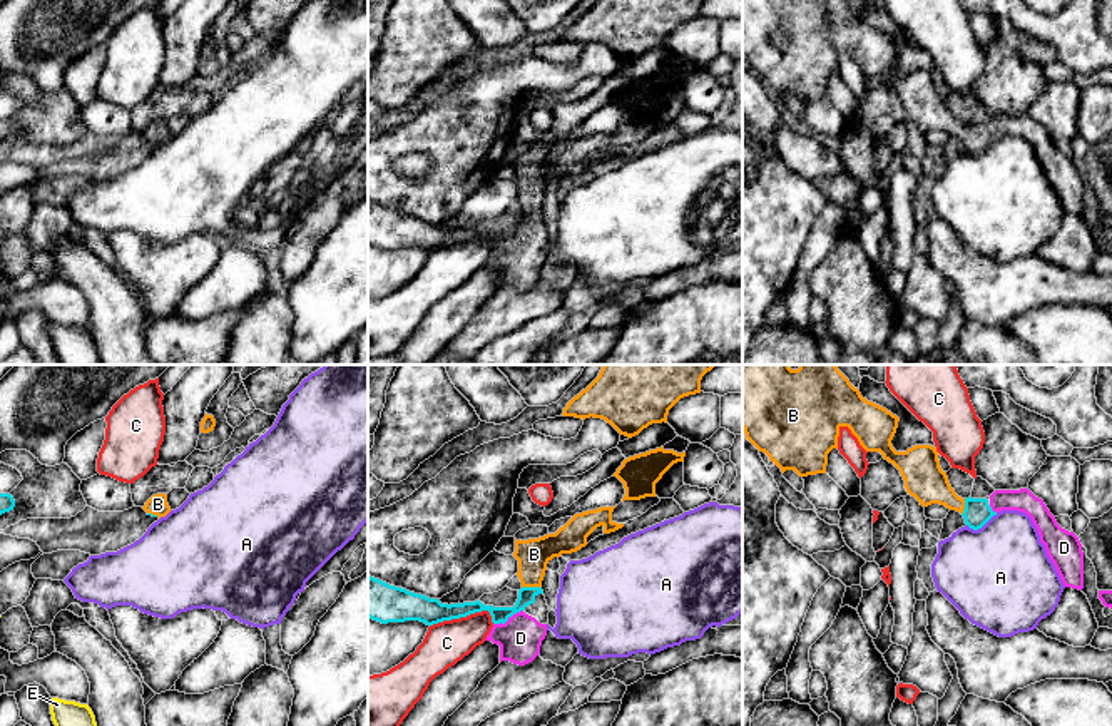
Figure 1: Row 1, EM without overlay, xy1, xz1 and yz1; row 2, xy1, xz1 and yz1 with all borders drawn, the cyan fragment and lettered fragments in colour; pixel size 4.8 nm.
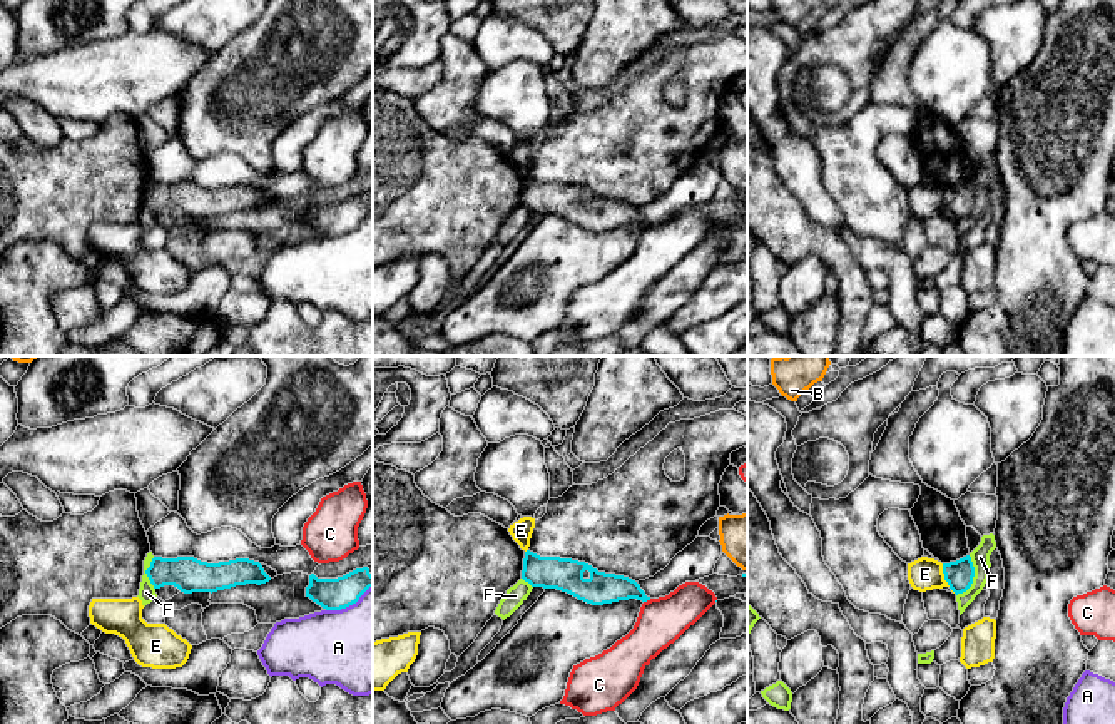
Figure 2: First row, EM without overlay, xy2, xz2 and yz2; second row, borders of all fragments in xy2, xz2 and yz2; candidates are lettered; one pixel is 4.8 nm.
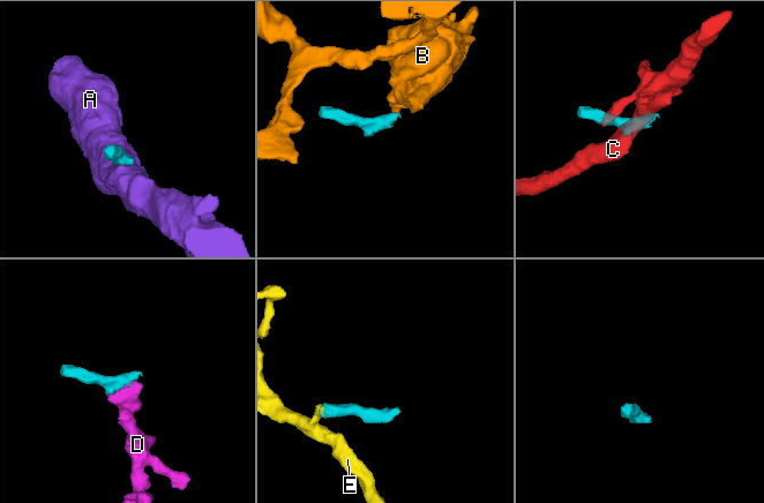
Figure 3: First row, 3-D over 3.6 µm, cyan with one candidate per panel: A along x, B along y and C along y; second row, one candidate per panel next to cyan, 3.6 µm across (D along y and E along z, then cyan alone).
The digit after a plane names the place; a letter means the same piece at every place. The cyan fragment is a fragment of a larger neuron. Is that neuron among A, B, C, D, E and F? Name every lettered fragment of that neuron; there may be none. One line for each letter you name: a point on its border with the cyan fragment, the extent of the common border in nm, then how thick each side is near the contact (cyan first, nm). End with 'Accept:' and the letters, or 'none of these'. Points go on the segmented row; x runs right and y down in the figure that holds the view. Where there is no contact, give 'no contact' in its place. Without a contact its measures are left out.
B: xz1 (532, 587) | 100 nm | 80/160 nm
D: xz1 (507, 619) | 160 nm | 80/200 nm
Accept: B, D

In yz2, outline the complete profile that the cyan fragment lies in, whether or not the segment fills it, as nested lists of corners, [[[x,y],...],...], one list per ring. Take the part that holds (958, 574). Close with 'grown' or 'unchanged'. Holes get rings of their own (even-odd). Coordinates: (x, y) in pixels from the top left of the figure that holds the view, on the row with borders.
[[[966,555],[956,562],[943,563],[943,574],[950,589],[956,595],[966,592],[971,587],[975,577],[971,557]]]; unchanged

